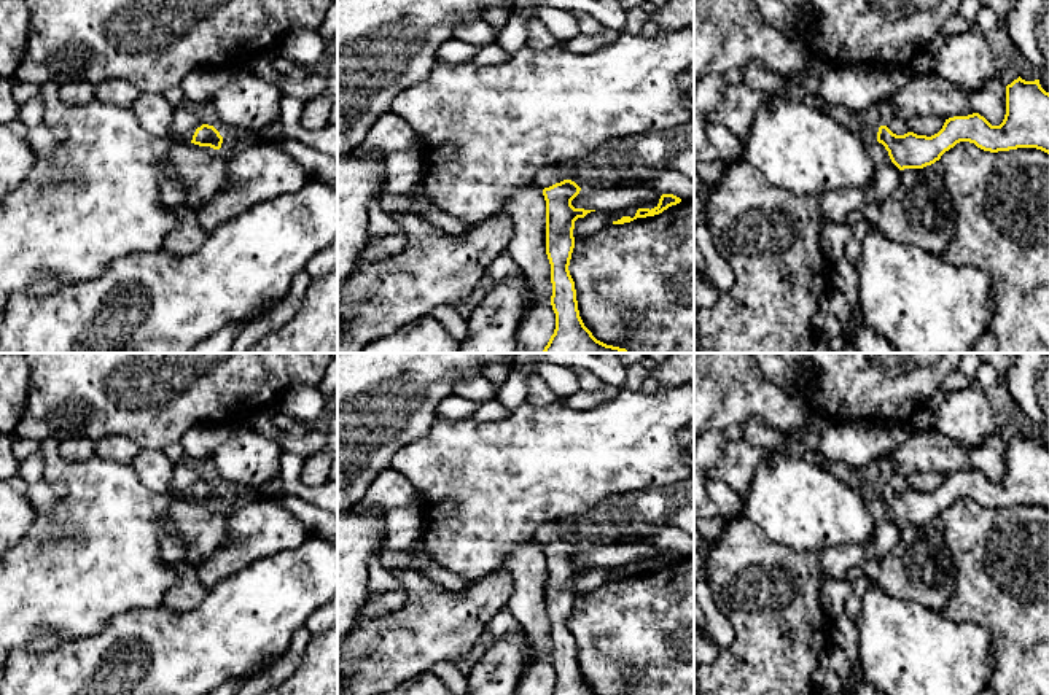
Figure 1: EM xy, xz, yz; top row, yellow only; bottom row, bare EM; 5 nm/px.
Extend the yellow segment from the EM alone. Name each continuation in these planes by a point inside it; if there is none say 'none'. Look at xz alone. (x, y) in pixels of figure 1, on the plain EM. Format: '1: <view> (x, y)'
1: xz (548, 531)

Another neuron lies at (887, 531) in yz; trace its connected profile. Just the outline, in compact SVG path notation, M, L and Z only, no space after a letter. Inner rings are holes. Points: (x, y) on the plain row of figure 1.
M877 496L871 501L871 512L874 517L874 534L868 544L825 549L818 553L826 577L845 579L848 569L860 566L863 560L879 560L893 552L899 541L901 526L891 518L888 507Z

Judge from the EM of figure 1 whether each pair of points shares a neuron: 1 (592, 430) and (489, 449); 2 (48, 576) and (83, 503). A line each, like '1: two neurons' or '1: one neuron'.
1: one neuron
2: one neuron

